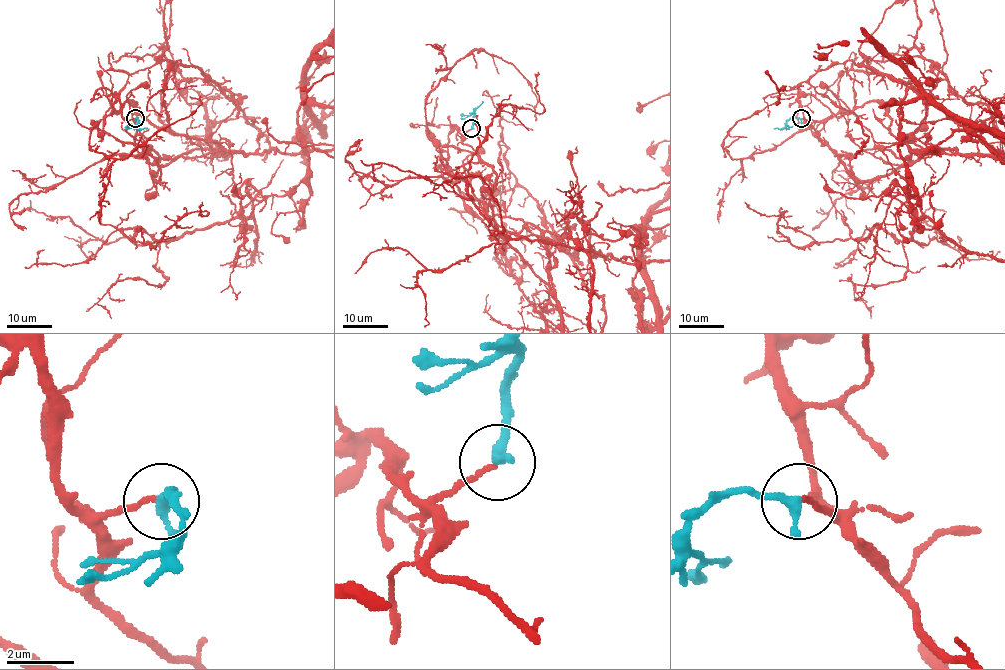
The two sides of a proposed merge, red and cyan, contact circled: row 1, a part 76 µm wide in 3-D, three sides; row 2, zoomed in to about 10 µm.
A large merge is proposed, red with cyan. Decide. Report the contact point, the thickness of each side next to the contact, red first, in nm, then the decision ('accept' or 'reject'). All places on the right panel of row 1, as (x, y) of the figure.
at (801, 118); 150 nm thick on the red side, 340 nm on the other; accept

